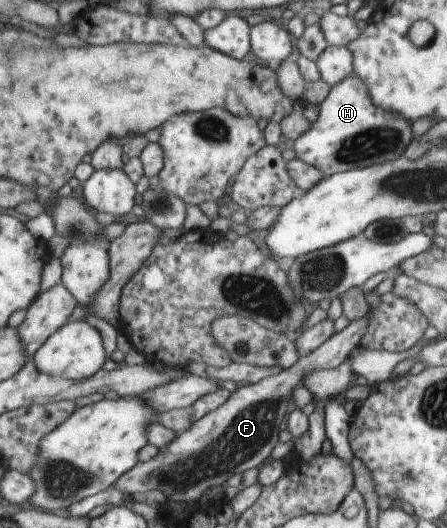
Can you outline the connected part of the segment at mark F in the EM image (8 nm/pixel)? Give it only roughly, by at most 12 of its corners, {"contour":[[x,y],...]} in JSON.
{"contour":[[370,311],[235,389],[114,486],[184,509],[268,458],[291,394],[337,368]]}

